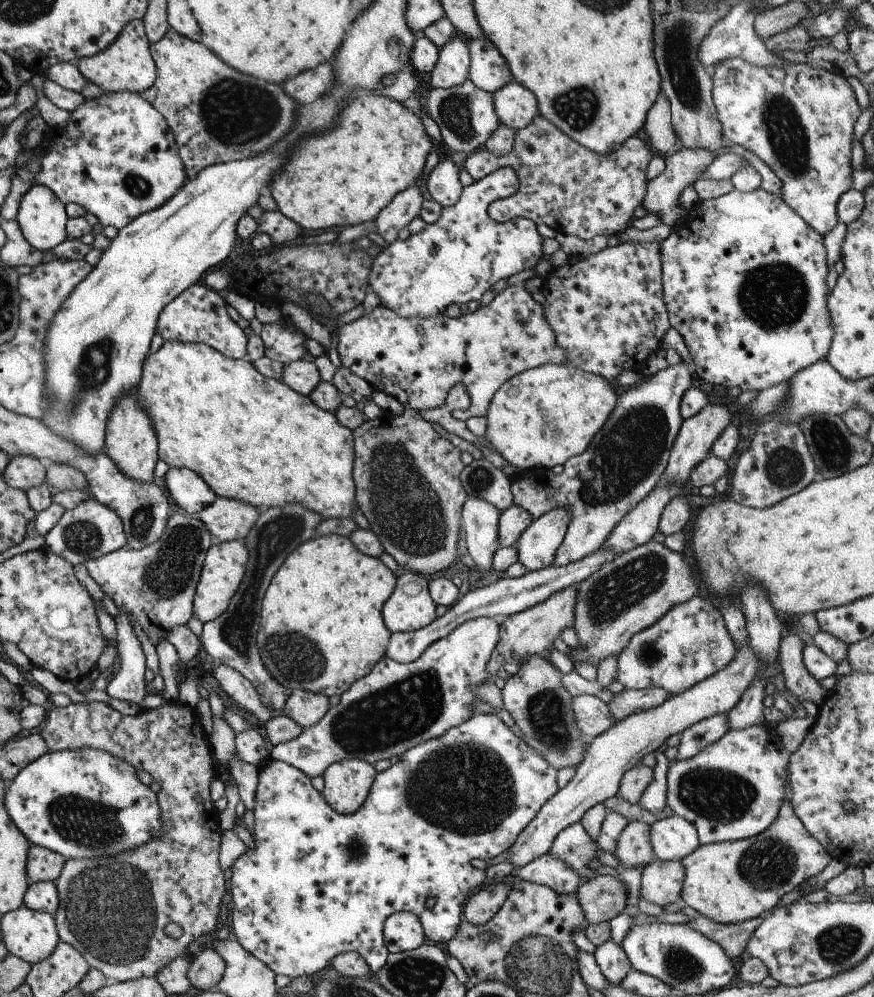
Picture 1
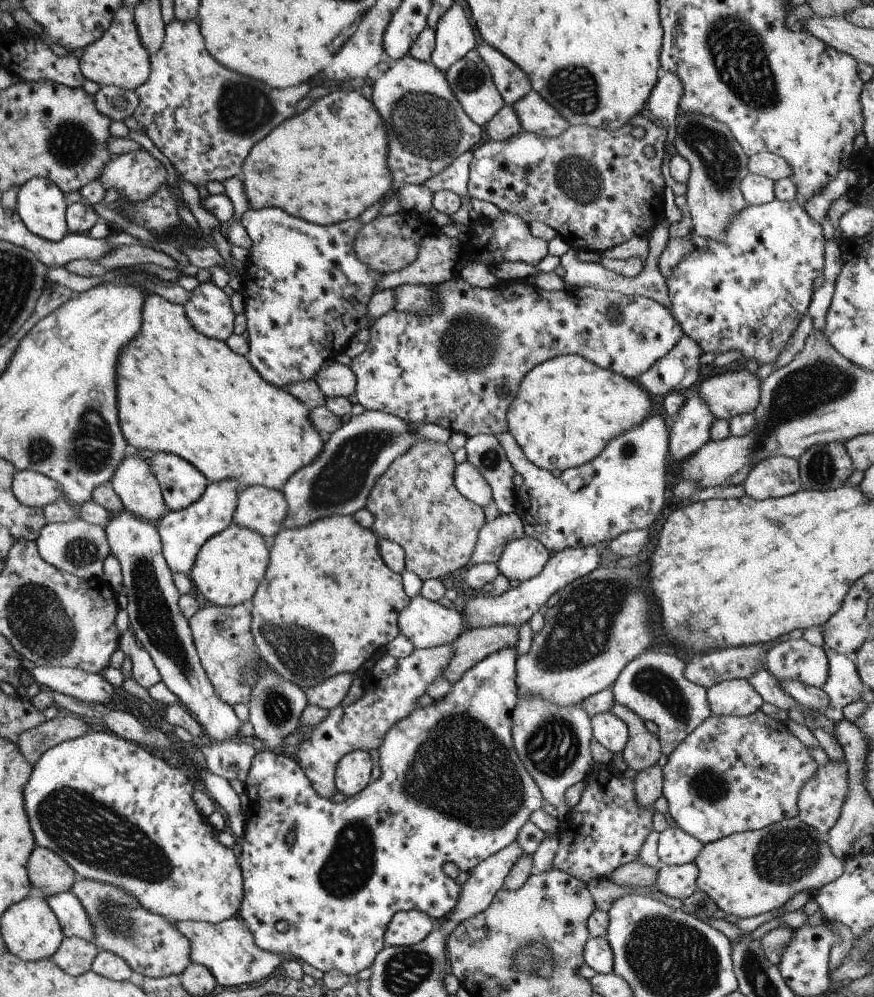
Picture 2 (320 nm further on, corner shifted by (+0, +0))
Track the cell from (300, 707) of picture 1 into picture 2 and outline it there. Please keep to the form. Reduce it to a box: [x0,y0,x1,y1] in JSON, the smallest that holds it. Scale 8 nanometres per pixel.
[303,673,355,711]

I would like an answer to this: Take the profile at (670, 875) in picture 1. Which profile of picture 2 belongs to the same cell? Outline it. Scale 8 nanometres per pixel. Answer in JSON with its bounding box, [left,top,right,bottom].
[655,863,697,902]

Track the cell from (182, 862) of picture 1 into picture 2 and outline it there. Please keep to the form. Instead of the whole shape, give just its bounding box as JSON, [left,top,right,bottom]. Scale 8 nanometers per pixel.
[70,878,191,978]

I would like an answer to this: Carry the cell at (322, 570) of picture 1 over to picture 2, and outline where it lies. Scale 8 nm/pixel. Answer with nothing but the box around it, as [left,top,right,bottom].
[250,515,409,690]

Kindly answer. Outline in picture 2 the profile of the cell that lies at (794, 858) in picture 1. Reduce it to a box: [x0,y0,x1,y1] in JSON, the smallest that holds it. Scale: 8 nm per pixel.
[693,815,843,919]

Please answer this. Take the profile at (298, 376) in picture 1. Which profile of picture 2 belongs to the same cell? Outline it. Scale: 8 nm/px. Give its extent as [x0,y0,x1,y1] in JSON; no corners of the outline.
[315,362,355,397]

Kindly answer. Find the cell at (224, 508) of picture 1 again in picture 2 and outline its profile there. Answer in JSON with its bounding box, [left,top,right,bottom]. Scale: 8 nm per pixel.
[231,485,287,536]

